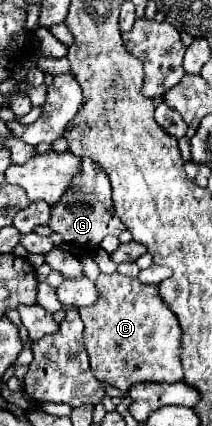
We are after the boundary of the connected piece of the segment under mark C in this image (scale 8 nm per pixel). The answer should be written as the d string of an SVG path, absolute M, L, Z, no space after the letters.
M114 272L100 274L96 288L96 302L90 308L80 310L84 322L84 342L94 376L122 392L138 382L174 383L182 380L182 330L176 314L160 298L158 286L146 286L138 278Z

